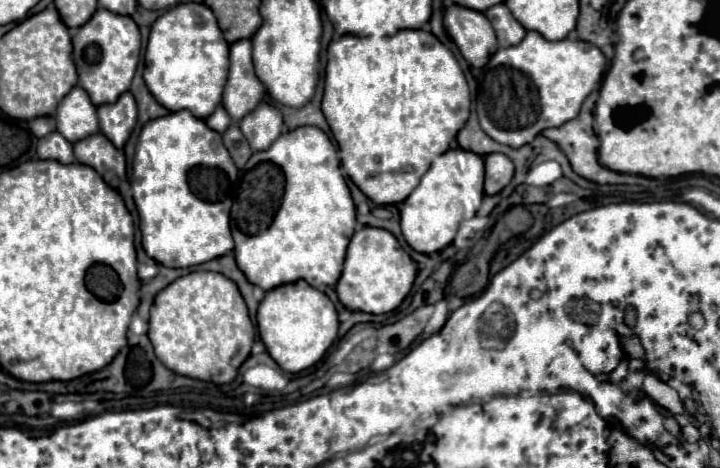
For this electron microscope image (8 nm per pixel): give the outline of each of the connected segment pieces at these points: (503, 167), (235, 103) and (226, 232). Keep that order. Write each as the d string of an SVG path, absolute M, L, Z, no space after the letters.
M490 153L484 157L486 163L486 181L484 191L486 195L500 193L514 175L514 163L504 153Z
M240 39L230 45L230 75L224 87L222 105L234 121L240 121L246 111L252 111L264 97L264 85L254 75L252 43Z
M190 111L148 121L138 137L130 179L148 257L164 267L194 267L230 253L234 249L230 235L232 199L226 189L236 179L238 169L222 143L222 135Z

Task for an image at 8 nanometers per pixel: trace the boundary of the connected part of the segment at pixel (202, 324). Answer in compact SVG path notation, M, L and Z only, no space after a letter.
M192 271L164 287L150 309L148 337L166 367L192 379L230 383L250 355L254 325L232 279L214 271Z

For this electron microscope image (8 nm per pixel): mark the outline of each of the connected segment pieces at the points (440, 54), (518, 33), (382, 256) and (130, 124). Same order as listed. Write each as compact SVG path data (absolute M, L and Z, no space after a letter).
M404 29L382 39L342 35L328 45L322 113L338 143L340 163L348 177L376 205L394 205L412 193L432 159L444 153L464 127L470 115L470 93L452 51L430 31Z
M504 3L486 9L484 15L488 17L488 21L496 31L498 47L512 47L514 43L522 41L522 35L526 35L526 29L512 17L510 9Z
M362 227L354 233L344 261L342 277L338 279L336 293L344 307L364 313L390 313L410 293L416 279L416 263L400 247L398 239L380 227Z
M122 93L116 103L98 105L98 119L100 131L114 143L114 147L122 149L136 125L136 101L132 93Z

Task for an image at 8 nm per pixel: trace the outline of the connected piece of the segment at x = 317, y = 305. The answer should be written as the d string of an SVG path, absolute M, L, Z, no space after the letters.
M302 279L270 289L258 305L256 321L266 351L288 373L298 373L320 361L338 335L336 307L326 293L310 287Z

